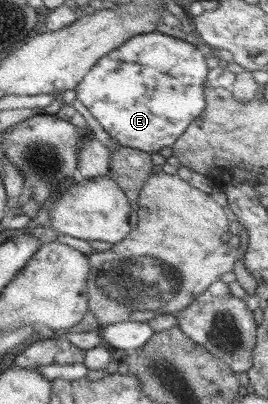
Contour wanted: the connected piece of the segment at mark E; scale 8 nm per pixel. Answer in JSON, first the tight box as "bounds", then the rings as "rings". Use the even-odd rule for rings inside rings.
{"bounds":[73,31,208,155],"rings":[[[157,31],[138,34],[95,61],[73,89],[75,99],[87,109],[117,147],[128,147],[151,155],[161,148],[171,147],[205,108],[203,83],[208,70],[205,60],[196,46],[181,39]]]}

